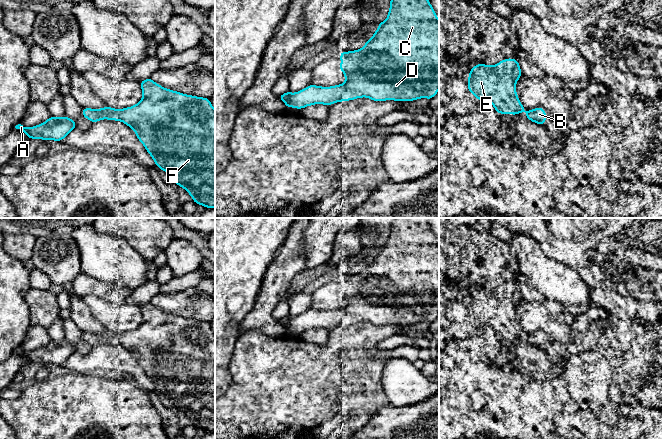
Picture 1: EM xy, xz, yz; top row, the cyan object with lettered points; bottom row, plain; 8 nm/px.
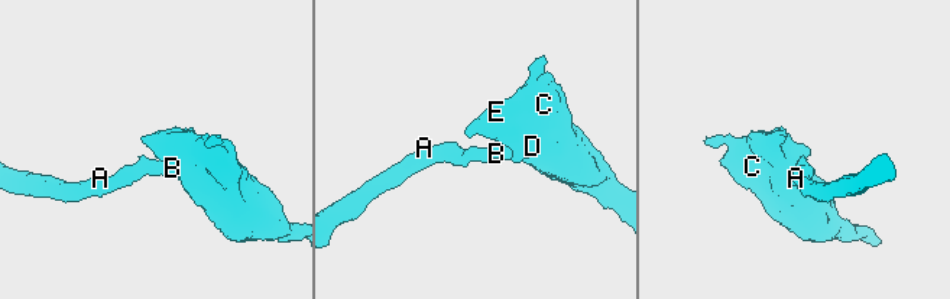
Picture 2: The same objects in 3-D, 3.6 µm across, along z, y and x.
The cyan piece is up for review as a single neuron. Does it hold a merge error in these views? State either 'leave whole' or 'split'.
leave whole

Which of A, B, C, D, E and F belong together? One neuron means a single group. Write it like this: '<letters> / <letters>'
A B C D E F

